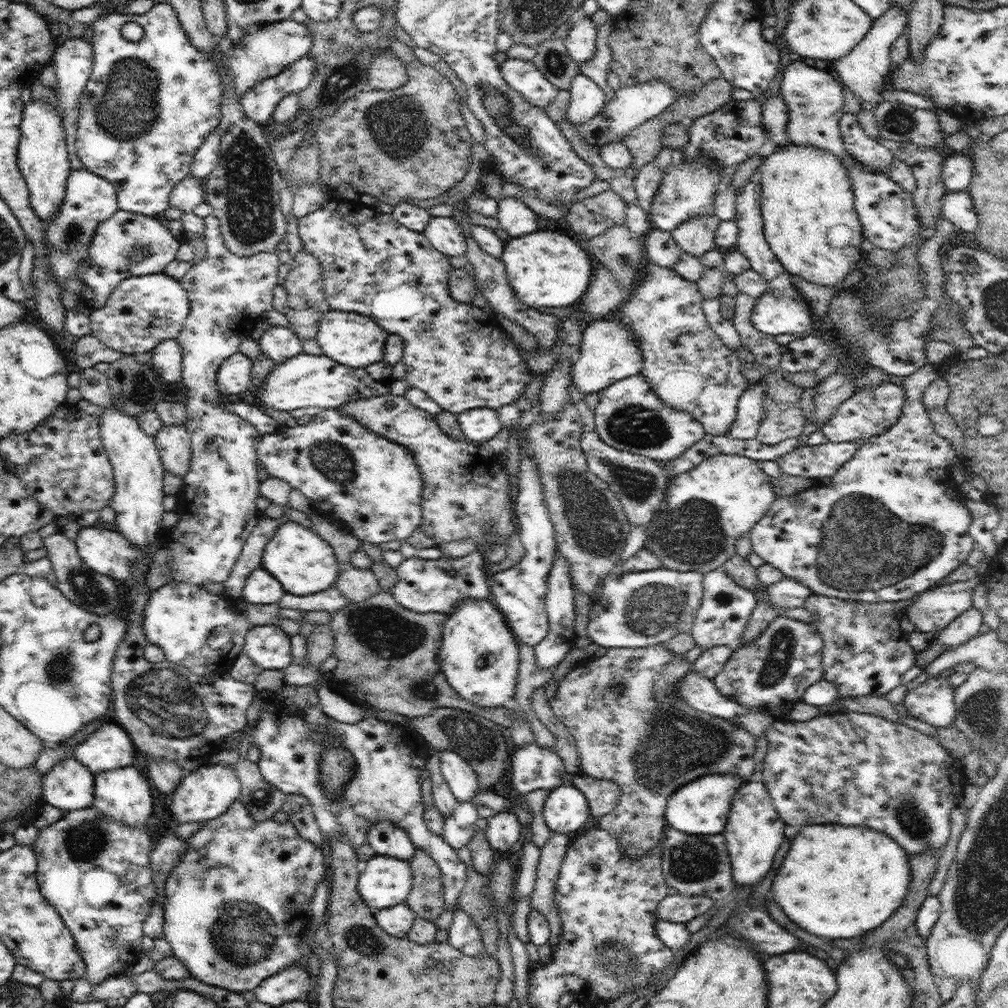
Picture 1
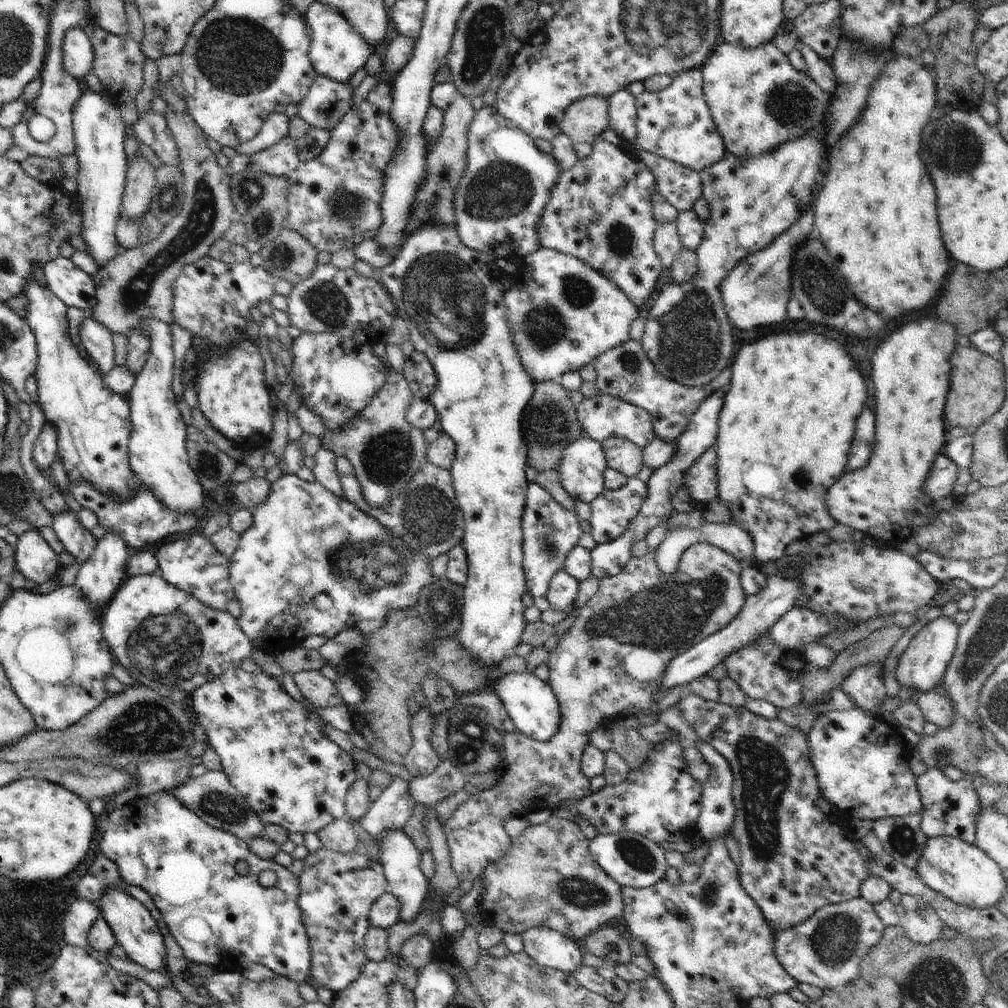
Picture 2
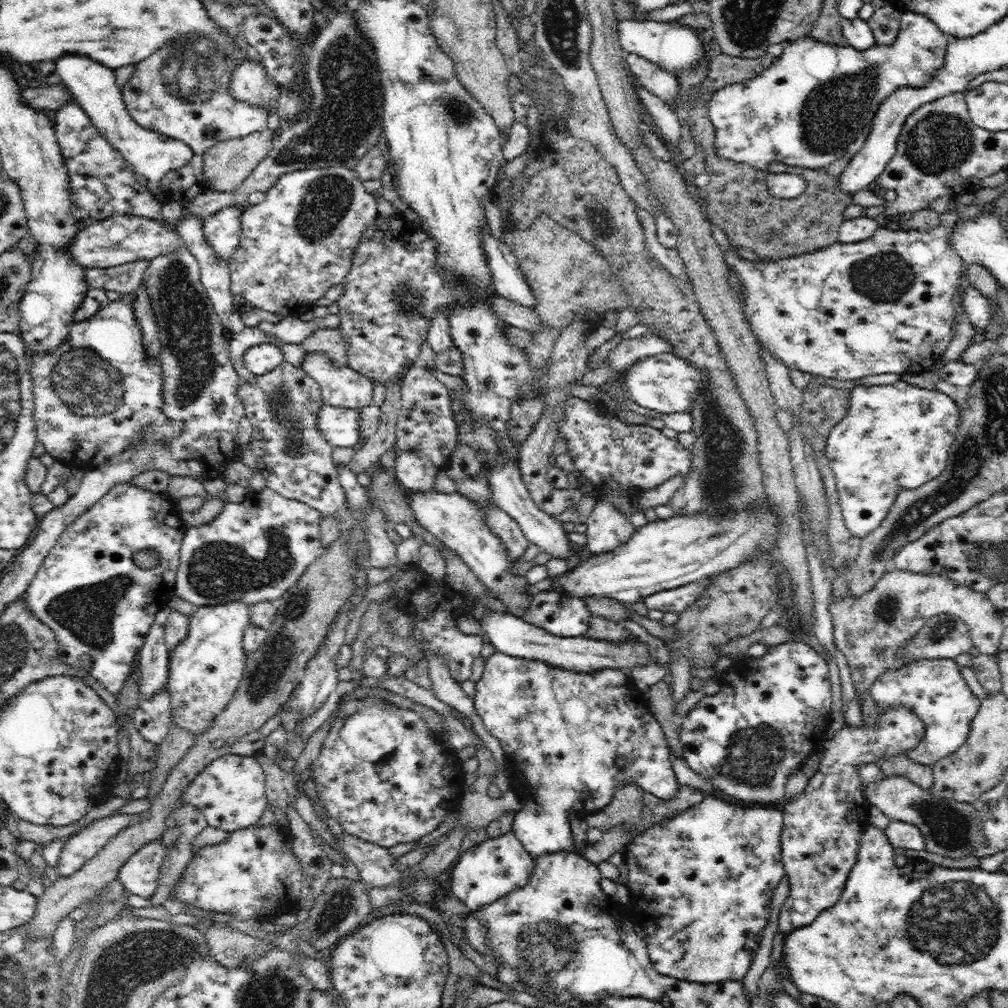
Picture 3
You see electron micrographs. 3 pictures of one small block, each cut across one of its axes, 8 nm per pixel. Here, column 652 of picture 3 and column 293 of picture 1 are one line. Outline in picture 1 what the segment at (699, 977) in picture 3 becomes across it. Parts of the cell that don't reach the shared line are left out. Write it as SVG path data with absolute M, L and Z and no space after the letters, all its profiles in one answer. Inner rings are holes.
M236 799L230 808L218 818L207 820L206 824L188 839L188 850L186 854L180 857L179 863L170 871L165 882L164 892L164 932L163 936L169 942L173 955L183 962L190 972L190 976L208 986L214 986L235 993L244 991L254 991L266 978L278 972L282 972L293 964L300 963L302 960L309 962L310 948L302 939L308 922L312 917L311 900L315 895L317 884L325 880L326 867L324 867L324 855L322 849L316 848L312 842L300 837L297 828L288 820L284 823L274 821L274 819L265 821L255 821L248 808Z

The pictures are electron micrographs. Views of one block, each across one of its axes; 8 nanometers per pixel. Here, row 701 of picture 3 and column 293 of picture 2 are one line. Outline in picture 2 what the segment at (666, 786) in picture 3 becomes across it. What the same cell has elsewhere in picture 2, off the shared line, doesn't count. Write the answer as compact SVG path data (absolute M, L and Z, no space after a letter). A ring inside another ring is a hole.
M292 473L282 475L281 478L271 484L268 498L266 498L260 506L250 509L250 512L252 512L252 516L254 516L252 526L250 526L244 534L241 534L238 548L236 552L232 554L232 558L229 558L230 580L232 588L234 588L235 599L238 600L241 606L241 614L237 618L240 628L242 628L244 634L248 636L254 649L258 648L258 650L262 650L262 652L268 651L272 656L277 657L286 649L300 647L301 641L311 635L322 635L327 638L327 640L331 640L332 638L336 638L338 634L342 634L344 630L352 630L352 628L359 627L360 634L368 636L368 634L372 634L372 632L376 632L378 628L384 626L388 612L416 608L420 592L424 590L424 586L430 582L430 578L433 576L432 566L430 566L431 560L428 556L423 553L416 553L412 548L408 548L408 544L404 544L404 540L394 538L394 536L388 532L388 528L384 528L375 518L362 512L362 510L354 506L349 500L332 494L330 490L324 488L318 481L304 481ZM318 594L326 594L326 596L332 600L332 608L328 608L328 610L318 610L318 608L314 606L314 598L316 598Z

